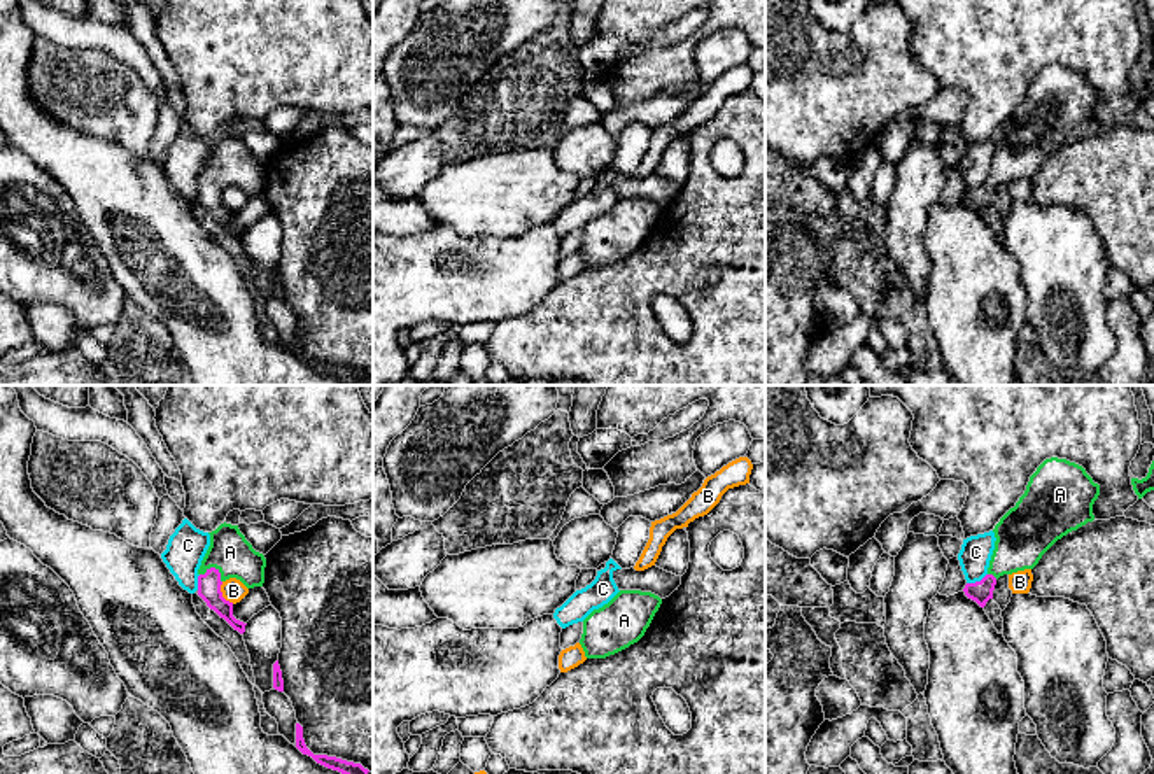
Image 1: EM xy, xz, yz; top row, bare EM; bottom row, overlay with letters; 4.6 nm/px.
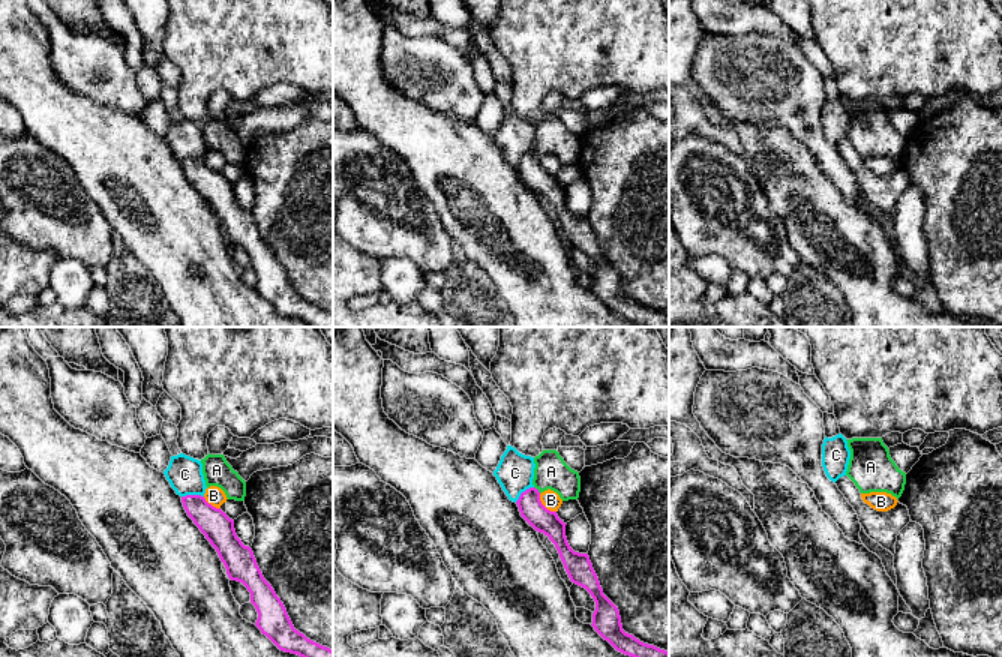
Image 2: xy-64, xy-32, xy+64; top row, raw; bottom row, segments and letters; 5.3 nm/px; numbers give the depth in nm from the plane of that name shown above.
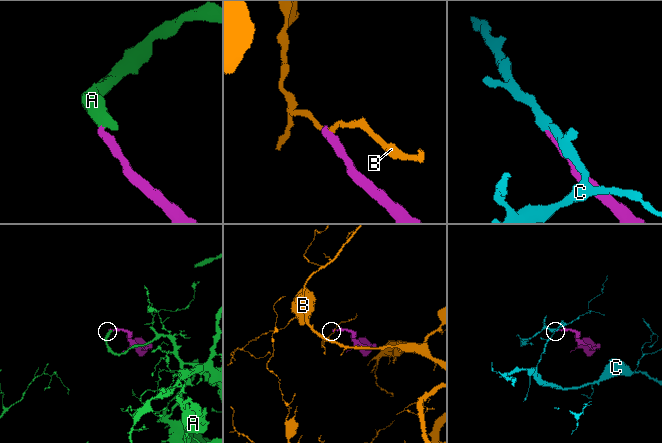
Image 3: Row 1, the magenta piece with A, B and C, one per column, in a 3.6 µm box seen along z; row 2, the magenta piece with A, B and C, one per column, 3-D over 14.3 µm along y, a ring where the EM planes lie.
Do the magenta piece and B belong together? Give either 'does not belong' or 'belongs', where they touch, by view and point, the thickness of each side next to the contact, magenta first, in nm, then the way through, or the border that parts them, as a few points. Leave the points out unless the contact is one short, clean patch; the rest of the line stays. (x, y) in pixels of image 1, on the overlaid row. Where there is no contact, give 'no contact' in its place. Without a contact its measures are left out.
does not belong; meets magenta in xy at (221, 594); 110 nm thick on the magenta side, 110 nm on the other; border along xy (221, 582), (221, 594), (233, 603)

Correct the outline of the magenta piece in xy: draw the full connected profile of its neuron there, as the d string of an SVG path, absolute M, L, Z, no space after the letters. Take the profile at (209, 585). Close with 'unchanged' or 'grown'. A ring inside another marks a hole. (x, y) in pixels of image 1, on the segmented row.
M224 522L208 534L210 546L198 569L198 595L235 630L243 634L247 623L233 616L233 602L222 597L221 585L236 578L247 588L263 587L266 559L252 548L238 525Z | grown

